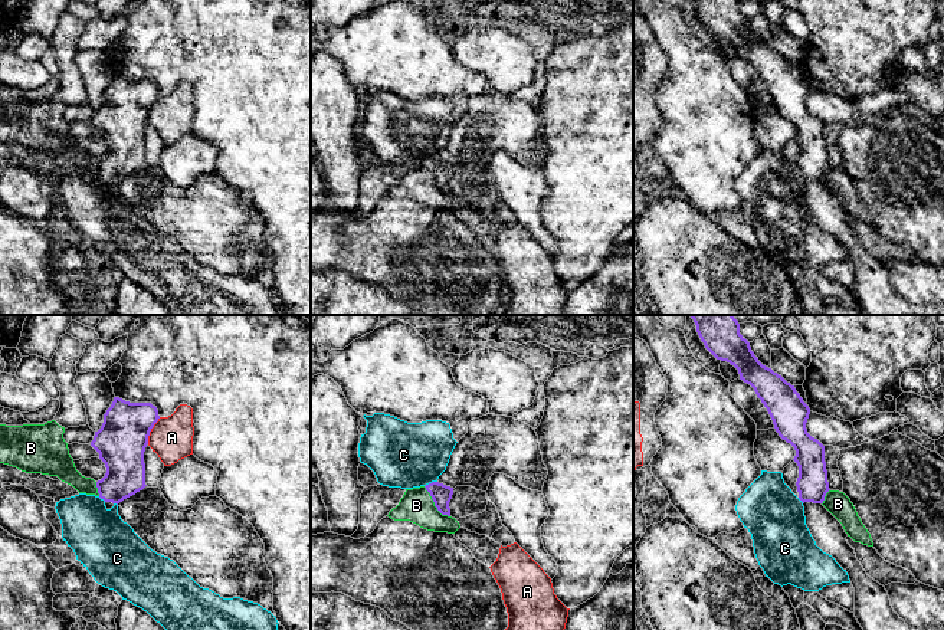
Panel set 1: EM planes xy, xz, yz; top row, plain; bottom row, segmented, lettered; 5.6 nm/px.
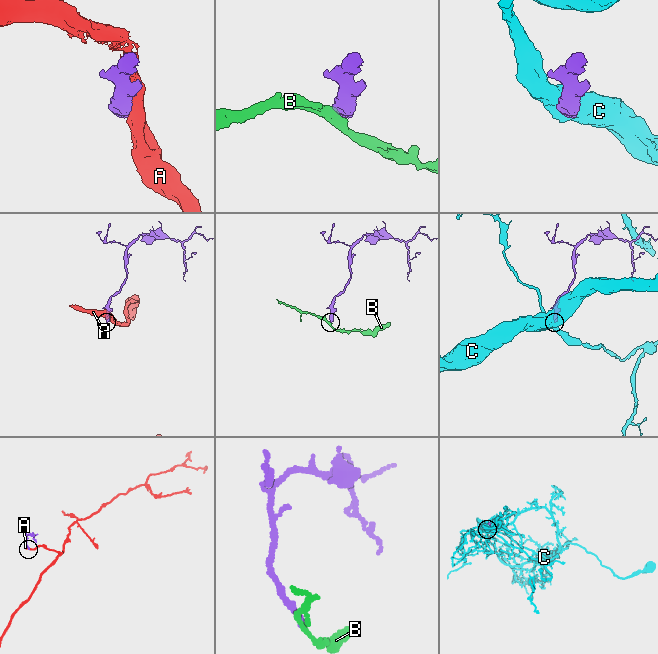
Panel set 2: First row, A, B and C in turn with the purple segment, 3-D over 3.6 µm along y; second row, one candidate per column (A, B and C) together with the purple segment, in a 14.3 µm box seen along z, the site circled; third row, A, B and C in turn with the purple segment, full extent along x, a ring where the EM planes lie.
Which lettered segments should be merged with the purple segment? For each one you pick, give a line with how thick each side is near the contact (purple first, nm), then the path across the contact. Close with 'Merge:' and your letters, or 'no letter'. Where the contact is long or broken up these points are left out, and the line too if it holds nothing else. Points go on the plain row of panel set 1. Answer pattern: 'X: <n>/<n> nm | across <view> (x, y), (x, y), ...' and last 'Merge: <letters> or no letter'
Merge: no letter

